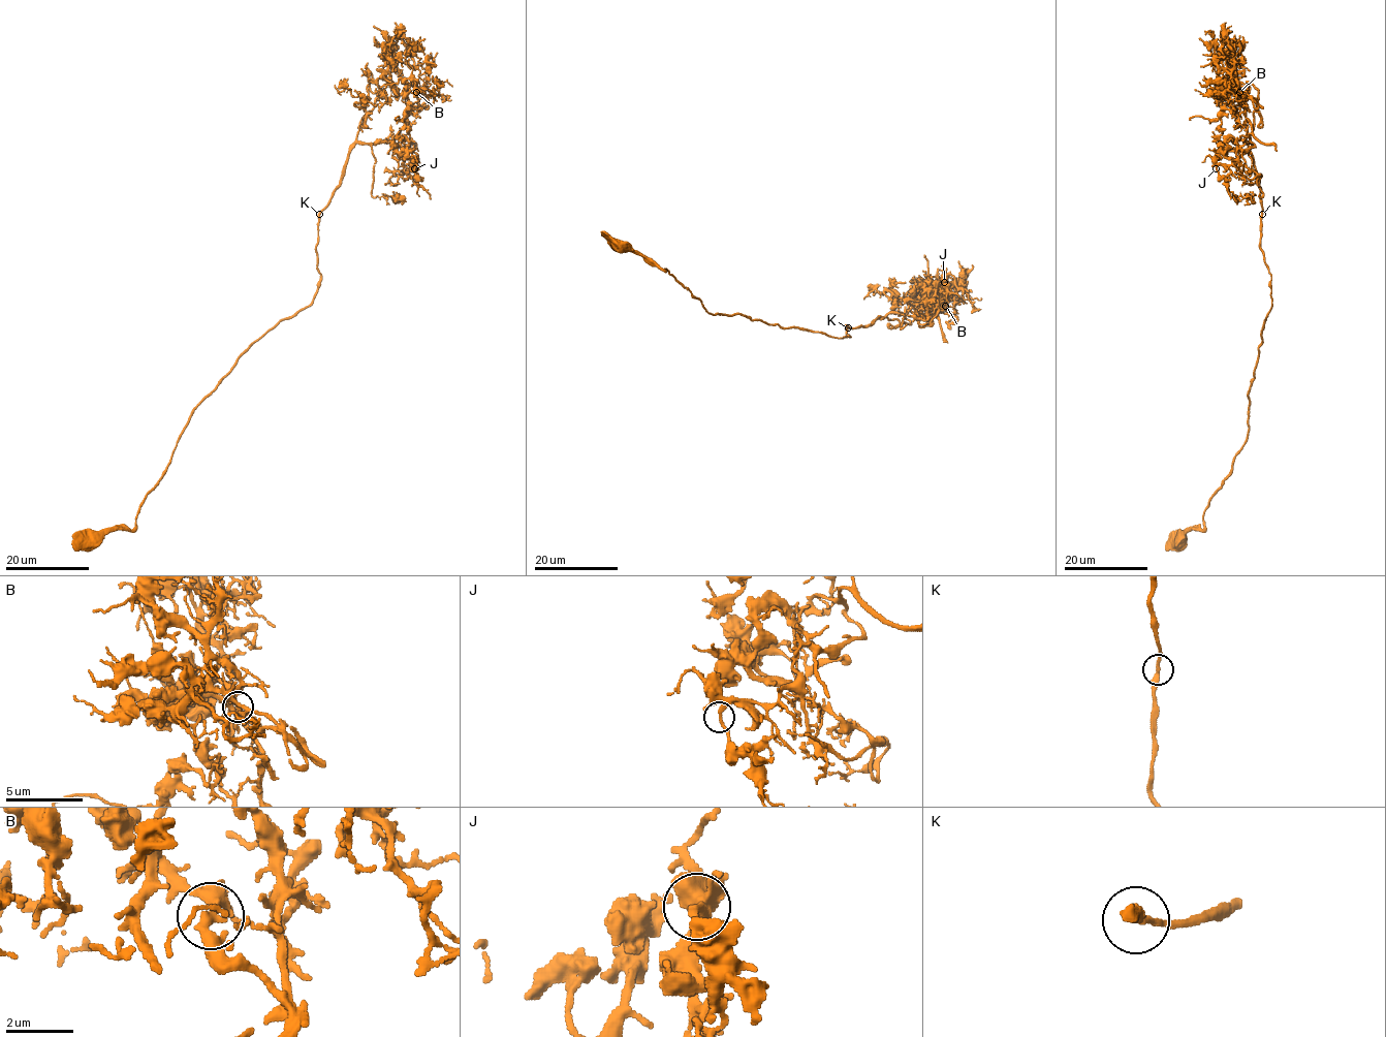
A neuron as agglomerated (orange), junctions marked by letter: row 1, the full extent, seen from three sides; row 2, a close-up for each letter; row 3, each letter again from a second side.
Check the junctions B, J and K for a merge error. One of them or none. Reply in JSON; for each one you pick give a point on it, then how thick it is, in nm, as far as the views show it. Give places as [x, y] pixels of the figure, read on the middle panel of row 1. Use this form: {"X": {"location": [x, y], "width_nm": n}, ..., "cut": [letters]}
{"cut": []}

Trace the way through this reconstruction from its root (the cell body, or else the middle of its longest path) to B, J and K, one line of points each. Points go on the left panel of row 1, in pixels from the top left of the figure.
B: (90, 541), (134, 527), (191, 412), (254, 342), (311, 304), (318, 215), (347, 153), (405, 136), (416, 92)
J: (90, 541), (134, 527), (191, 412), (254, 342), (311, 304), (318, 215), (348, 151), (394, 140), (414, 167)
K: (90, 541), (134, 527), (138, 506), (164, 473), (191, 412), (254, 342), (311, 304), (320, 279), (319, 214)

